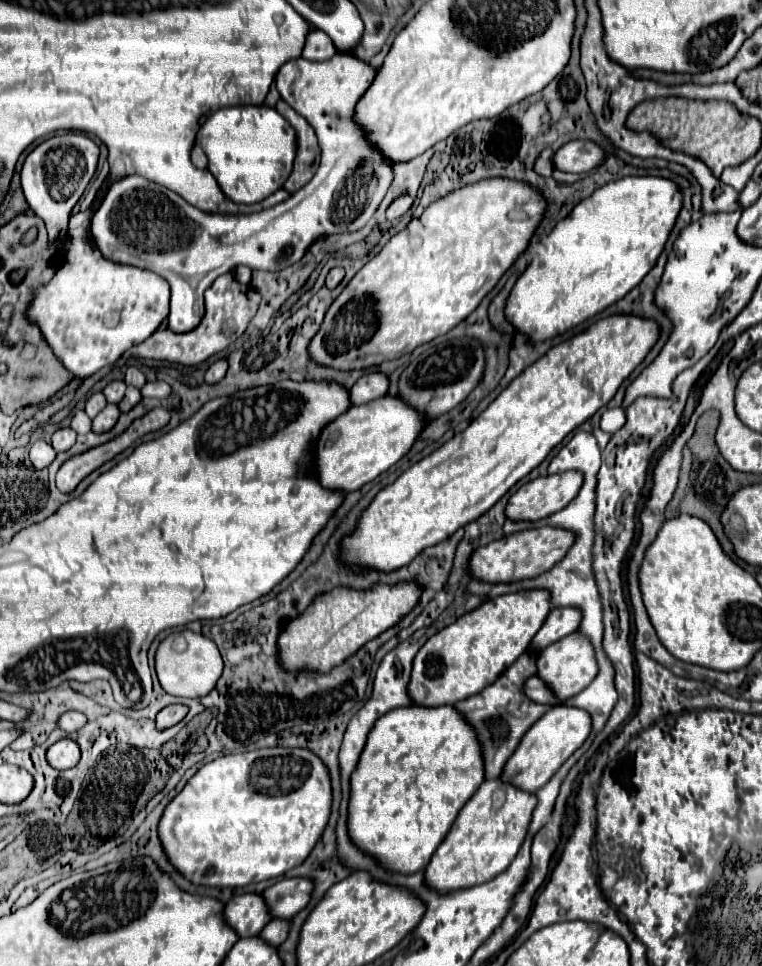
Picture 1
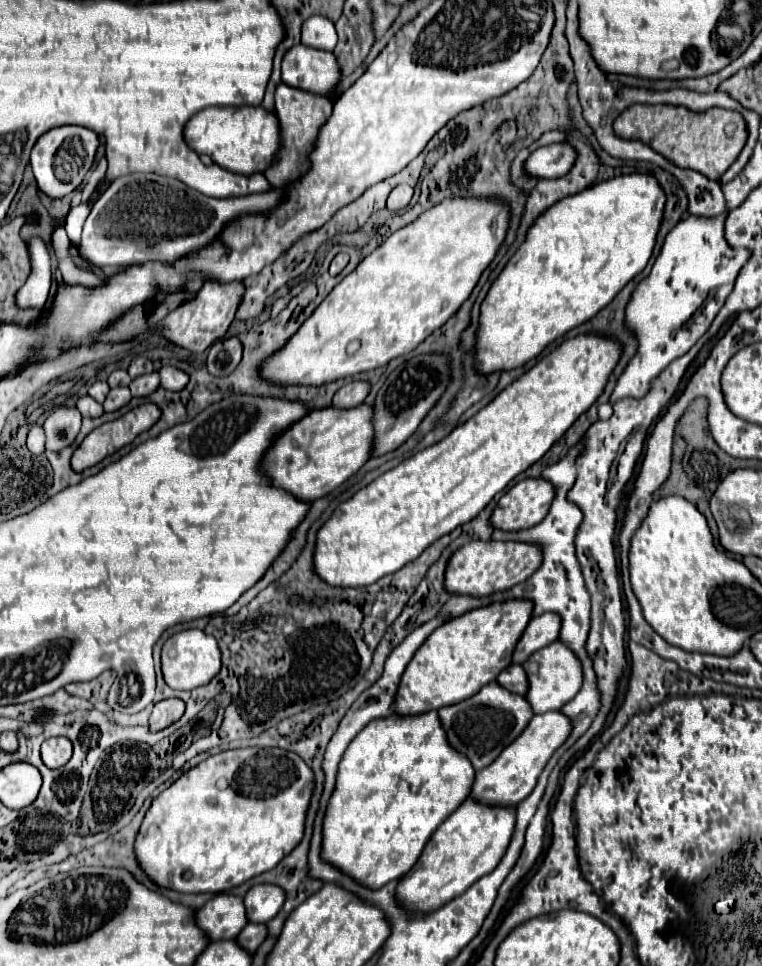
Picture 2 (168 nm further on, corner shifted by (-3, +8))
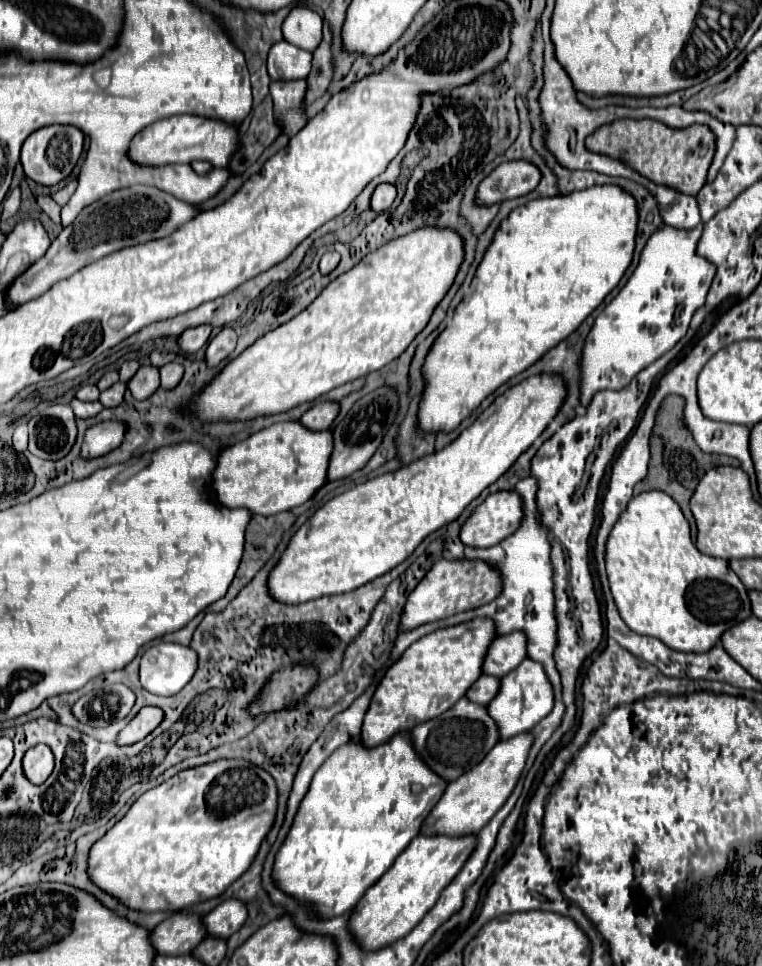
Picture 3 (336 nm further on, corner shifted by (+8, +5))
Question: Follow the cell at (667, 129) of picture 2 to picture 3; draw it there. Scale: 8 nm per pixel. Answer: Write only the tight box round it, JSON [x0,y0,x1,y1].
[585,120,715,196]

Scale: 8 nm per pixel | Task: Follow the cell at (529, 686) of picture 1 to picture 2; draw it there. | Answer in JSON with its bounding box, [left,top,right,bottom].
[498,665,528,695]

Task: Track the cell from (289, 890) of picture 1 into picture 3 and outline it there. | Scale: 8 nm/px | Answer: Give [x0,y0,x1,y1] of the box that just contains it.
[203,900,247,938]

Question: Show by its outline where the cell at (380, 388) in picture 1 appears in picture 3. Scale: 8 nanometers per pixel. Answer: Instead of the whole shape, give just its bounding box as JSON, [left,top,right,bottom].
[299,402,339,432]

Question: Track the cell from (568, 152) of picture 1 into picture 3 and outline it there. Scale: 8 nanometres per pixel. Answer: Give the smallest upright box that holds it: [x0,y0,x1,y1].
[475,160,541,206]

